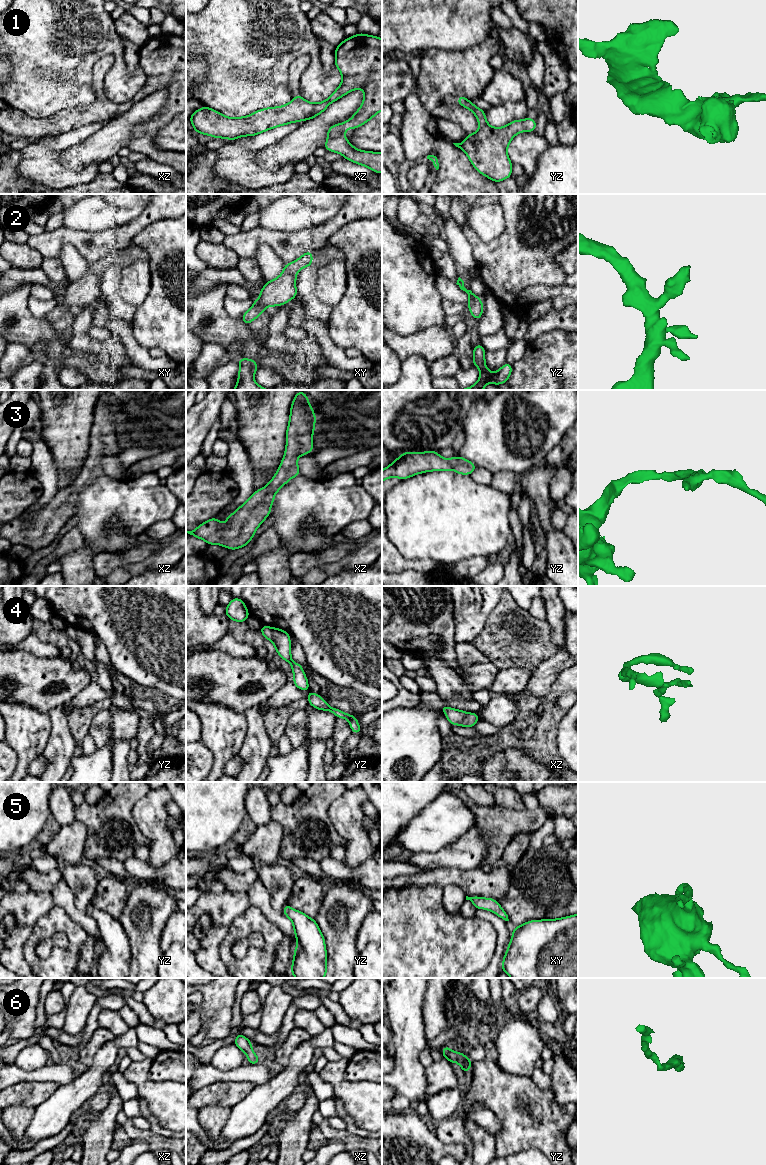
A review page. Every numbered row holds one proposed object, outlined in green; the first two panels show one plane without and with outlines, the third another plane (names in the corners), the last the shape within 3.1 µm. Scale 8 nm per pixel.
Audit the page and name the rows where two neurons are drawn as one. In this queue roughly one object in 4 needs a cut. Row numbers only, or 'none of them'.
none of them

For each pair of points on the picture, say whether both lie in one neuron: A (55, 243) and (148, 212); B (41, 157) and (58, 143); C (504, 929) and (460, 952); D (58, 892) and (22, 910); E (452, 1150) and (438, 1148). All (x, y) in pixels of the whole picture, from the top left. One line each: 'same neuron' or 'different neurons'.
A: same neuron
B: different neurons
C: different neurons
D: different neurons
E: same neuron

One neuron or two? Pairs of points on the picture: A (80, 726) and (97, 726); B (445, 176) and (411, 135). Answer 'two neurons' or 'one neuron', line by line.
A: two neurons
B: one neuron

